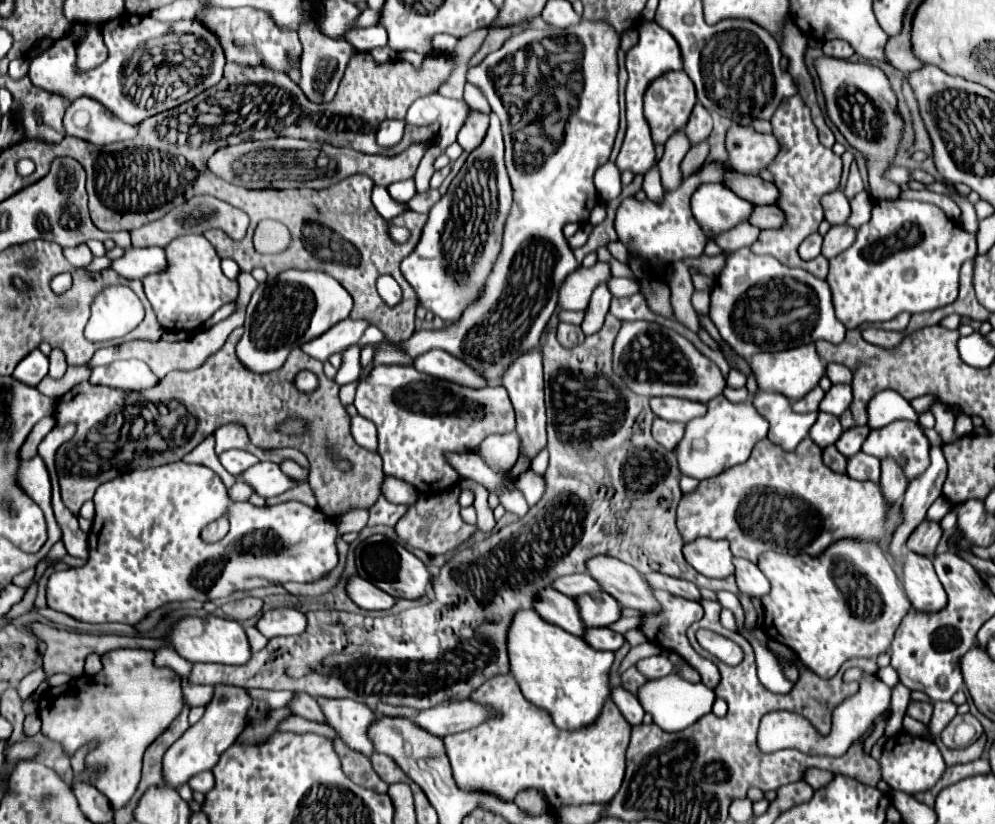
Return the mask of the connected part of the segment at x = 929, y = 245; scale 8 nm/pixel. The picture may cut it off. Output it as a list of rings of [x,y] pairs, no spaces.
[[[876,201],[872,207],[872,217],[856,233],[856,241],[836,259],[830,259],[830,271],[826,281],[832,291],[832,303],[838,321],[846,329],[856,329],[862,323],[890,321],[898,313],[922,313],[934,311],[938,307],[950,305],[958,296],[959,273],[961,266],[968,259],[977,255],[976,237],[952,219],[946,213],[922,201]]]

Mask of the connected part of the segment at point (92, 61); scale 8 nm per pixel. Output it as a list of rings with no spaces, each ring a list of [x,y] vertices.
[[[90,23],[88,25],[88,33],[76,45],[76,71],[94,69],[96,65],[104,63],[106,55],[108,55],[108,51],[106,51],[106,45],[102,41],[100,25],[98,23]]]

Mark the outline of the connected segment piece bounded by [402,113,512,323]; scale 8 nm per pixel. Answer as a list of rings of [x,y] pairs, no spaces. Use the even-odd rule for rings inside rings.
[[[490,113],[490,127],[484,141],[468,155],[452,179],[446,195],[430,209],[420,243],[402,261],[402,275],[416,289],[420,305],[440,315],[446,323],[460,317],[460,311],[476,297],[502,247],[502,231],[512,205],[512,187],[504,167],[504,141],[500,119]]]

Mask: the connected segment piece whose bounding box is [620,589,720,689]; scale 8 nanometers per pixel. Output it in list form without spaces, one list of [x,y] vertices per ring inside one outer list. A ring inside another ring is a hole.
[[[654,589],[652,593],[654,593],[654,597],[656,597],[658,603],[660,603],[660,611],[656,611],[656,613],[642,613],[642,611],[636,611],[636,609],[622,607],[622,609],[620,609],[620,615],[622,615],[622,617],[638,617],[638,619],[640,619],[640,631],[646,635],[646,639],[648,639],[650,643],[654,643],[654,645],[658,645],[658,647],[662,647],[662,649],[666,649],[666,651],[672,651],[672,653],[676,653],[676,655],[682,655],[684,661],[688,661],[690,667],[698,669],[698,673],[700,673],[700,677],[702,677],[702,683],[704,683],[706,687],[714,689],[714,687],[720,683],[720,671],[718,671],[718,667],[716,667],[710,659],[704,659],[702,655],[698,655],[698,653],[692,649],[692,645],[688,643],[688,637],[686,637],[686,629],[688,629],[694,621],[700,621],[700,619],[704,617],[702,605],[696,603],[696,601],[690,601],[690,599],[680,599],[680,597],[676,597],[676,595],[670,595],[670,593],[658,591],[658,589]]]

